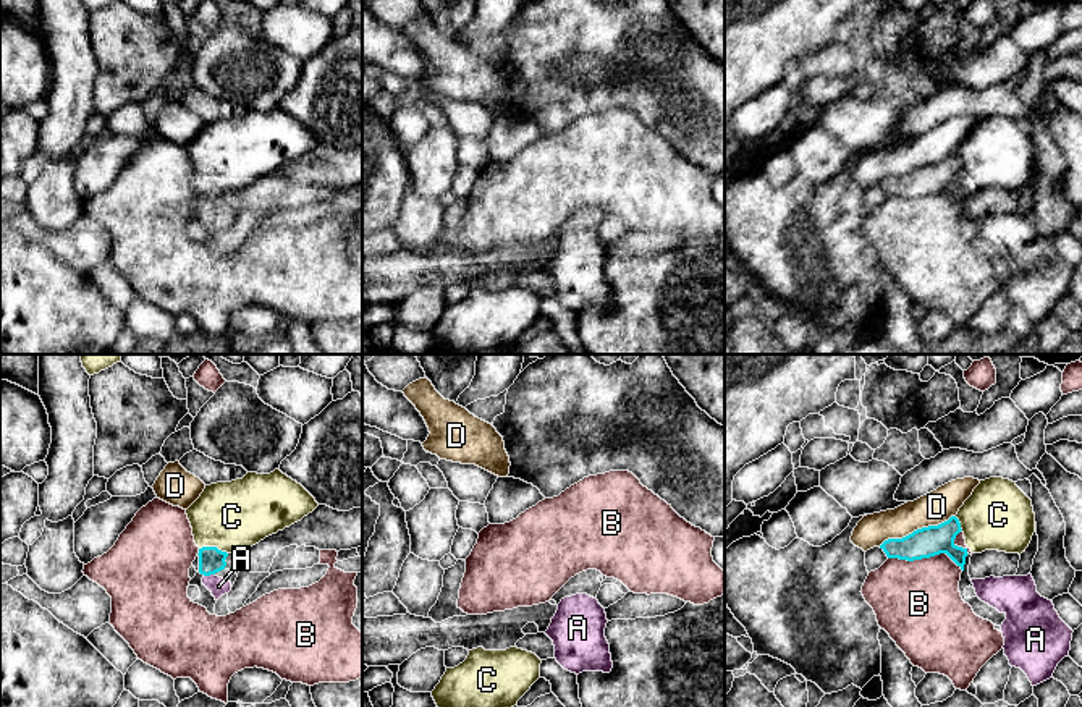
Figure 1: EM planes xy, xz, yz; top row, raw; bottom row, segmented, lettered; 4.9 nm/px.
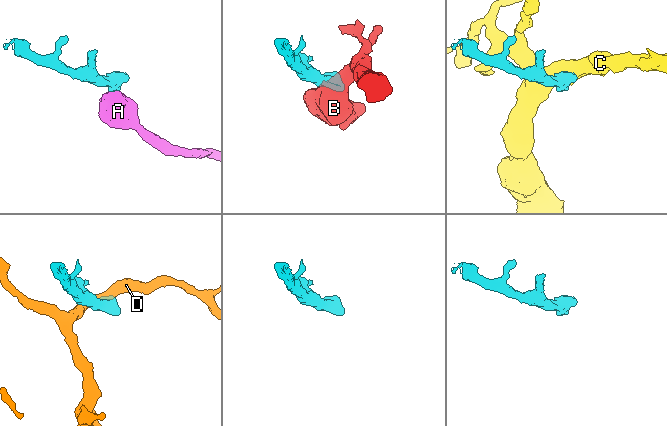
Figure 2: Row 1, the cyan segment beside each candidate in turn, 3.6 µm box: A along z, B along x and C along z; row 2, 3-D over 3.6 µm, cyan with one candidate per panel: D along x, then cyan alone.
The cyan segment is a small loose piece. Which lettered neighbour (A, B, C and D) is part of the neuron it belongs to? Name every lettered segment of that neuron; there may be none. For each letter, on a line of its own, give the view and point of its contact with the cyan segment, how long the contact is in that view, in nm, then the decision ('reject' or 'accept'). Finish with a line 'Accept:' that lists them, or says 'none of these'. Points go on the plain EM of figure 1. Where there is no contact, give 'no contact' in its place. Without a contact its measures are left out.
A: xy (209, 212) | 60 nm | accept
B: yz (925, 194) | 380 nm | reject
C: xy (214, 185) | 150 nm | reject
D: yz (917, 167) | 420 nm | reject
Accept: A

